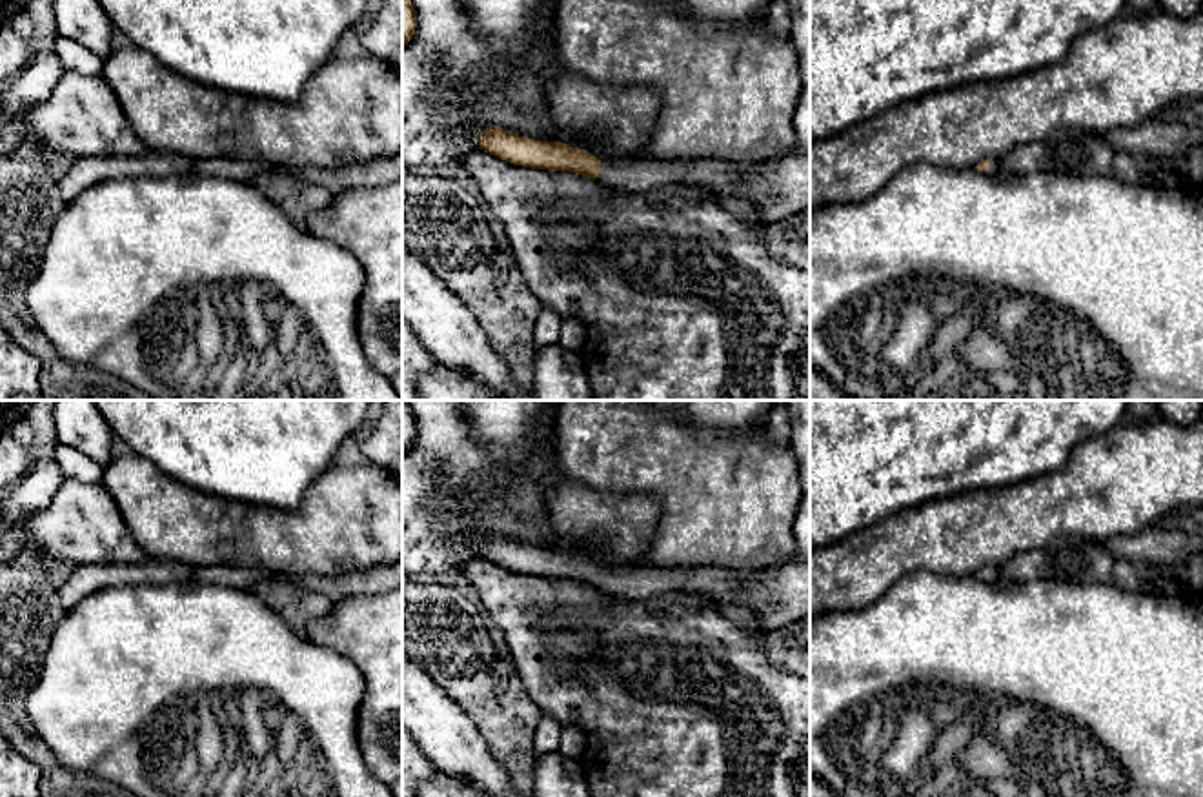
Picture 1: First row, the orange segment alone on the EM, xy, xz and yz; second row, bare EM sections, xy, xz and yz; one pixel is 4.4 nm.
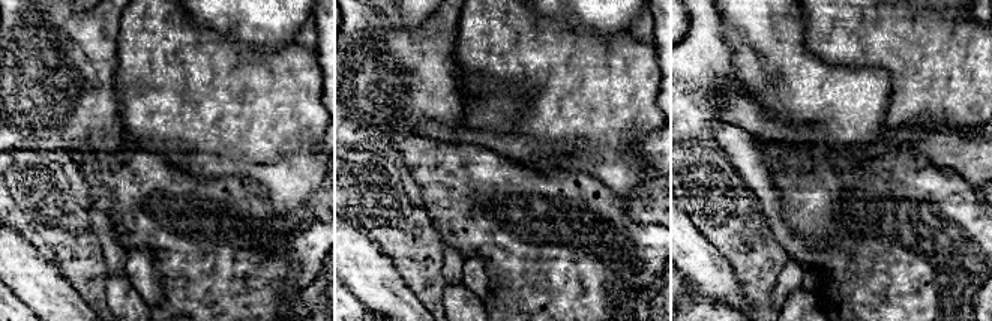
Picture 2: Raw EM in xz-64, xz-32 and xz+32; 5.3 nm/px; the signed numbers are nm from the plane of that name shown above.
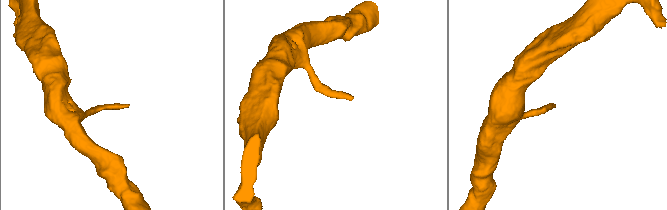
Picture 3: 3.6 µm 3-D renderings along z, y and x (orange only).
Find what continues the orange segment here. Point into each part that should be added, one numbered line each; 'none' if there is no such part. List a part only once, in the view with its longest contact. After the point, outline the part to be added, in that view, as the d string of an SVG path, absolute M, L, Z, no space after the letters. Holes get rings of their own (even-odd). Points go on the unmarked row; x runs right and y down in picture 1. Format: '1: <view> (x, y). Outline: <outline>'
1: xz (781, 597). Outline: M788 562L766 573L721 568L602 570L595 586L608 599L646 600L668 591L697 591L719 602L741 602L763 619L763 630L784 631L810 613L810 564Z

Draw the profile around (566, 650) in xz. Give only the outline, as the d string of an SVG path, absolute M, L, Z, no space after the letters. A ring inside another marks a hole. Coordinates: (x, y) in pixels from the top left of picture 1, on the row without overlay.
M561 630L539 637L539 653L544 653L544 662L561 677L575 677L579 666L588 661L593 651L593 637L586 630Z

